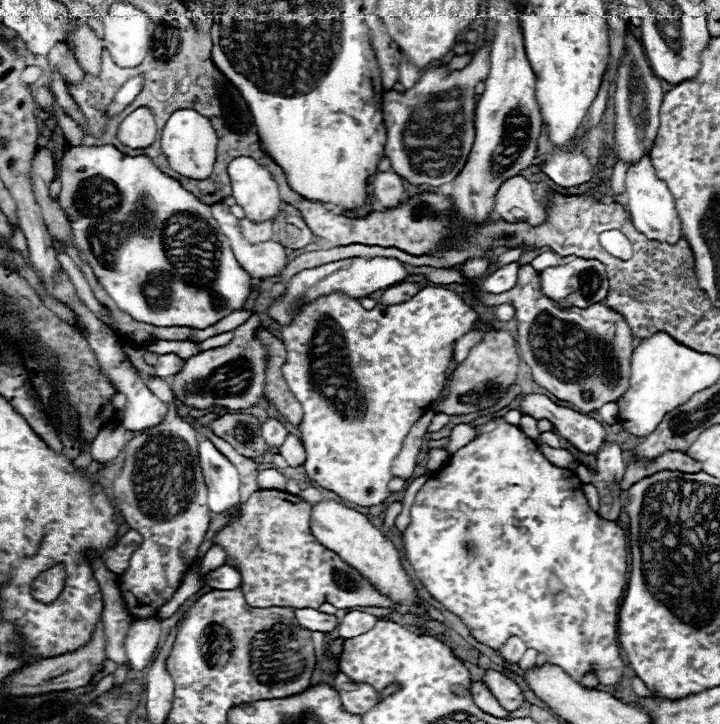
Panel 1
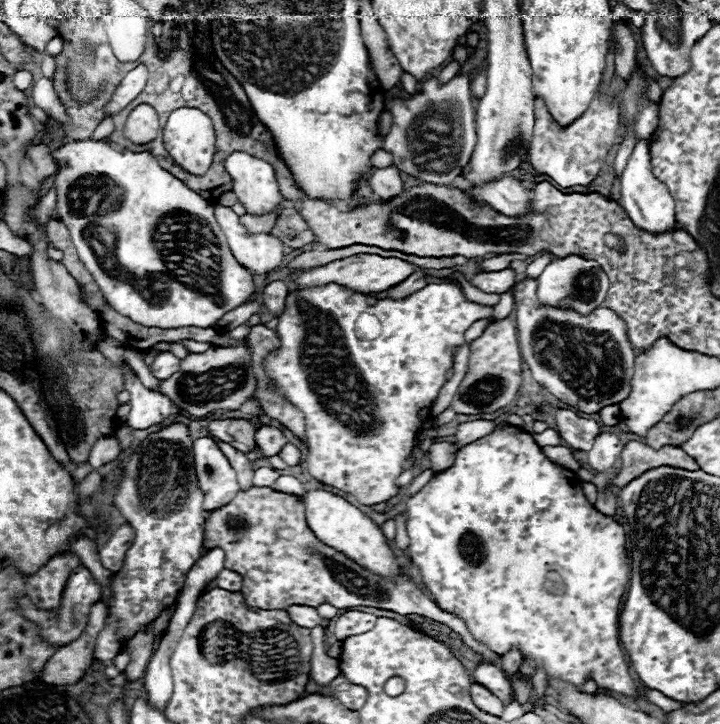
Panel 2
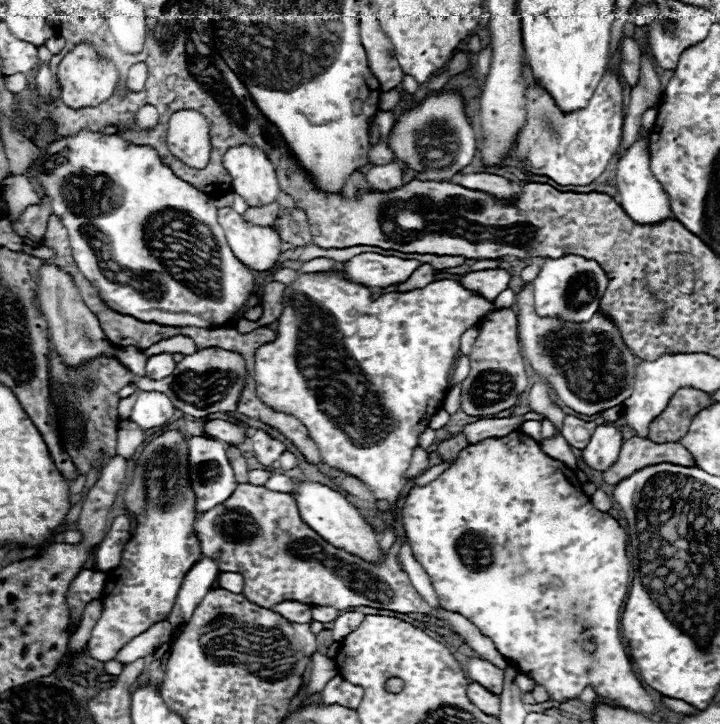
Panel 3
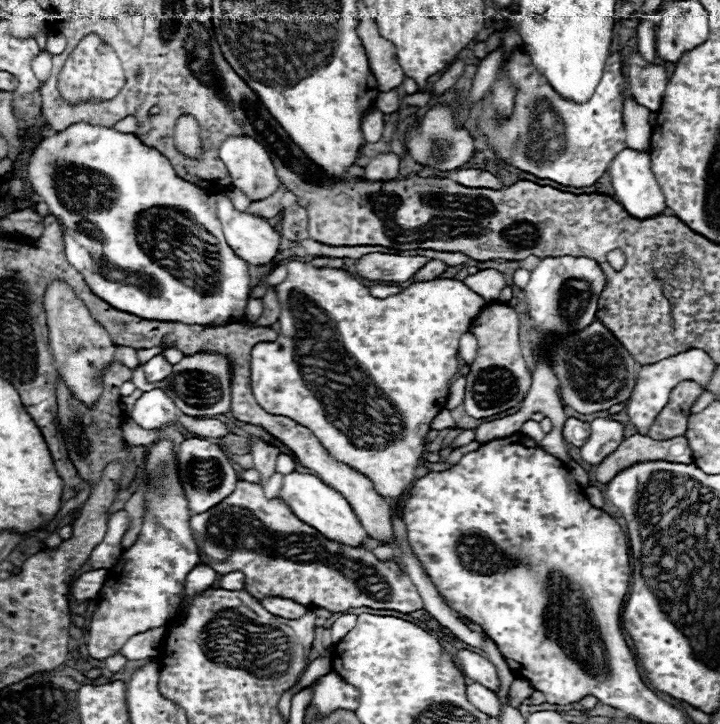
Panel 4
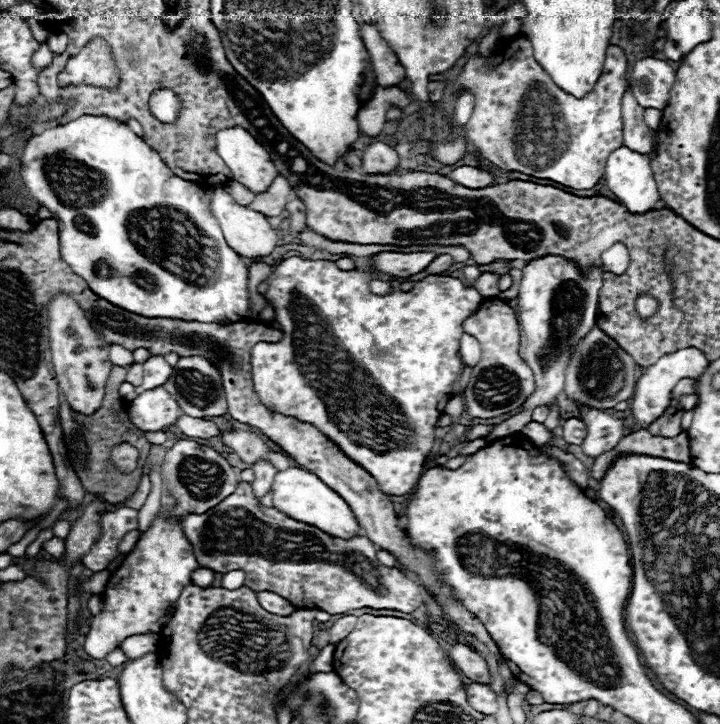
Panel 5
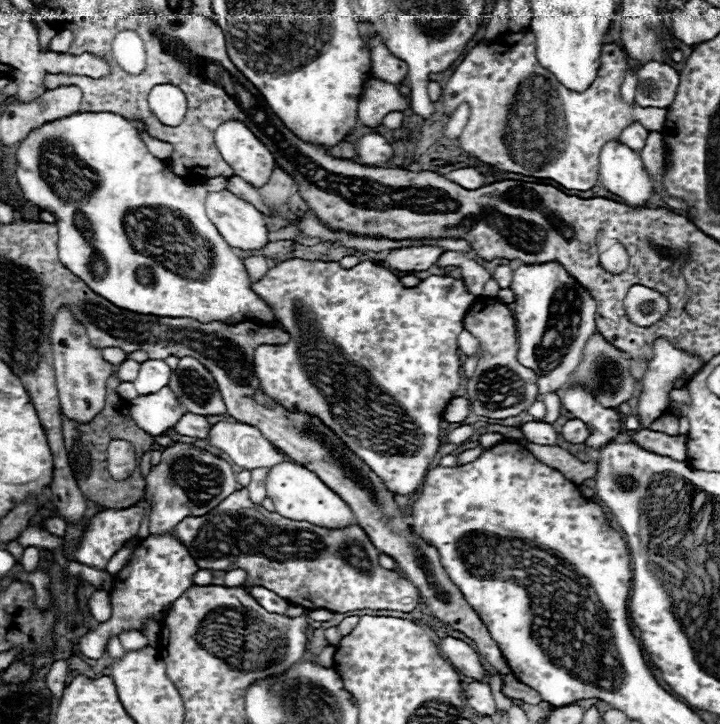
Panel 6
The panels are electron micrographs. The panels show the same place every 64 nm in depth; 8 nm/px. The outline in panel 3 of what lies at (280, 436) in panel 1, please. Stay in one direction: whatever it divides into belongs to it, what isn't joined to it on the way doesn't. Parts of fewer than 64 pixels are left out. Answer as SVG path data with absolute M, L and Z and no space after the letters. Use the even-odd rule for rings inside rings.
M256 430L252 434L252 442L254 442L254 452L258 462L264 466L264 470L272 470L272 464L278 460L278 456L284 452L284 444L280 440L270 438L264 430Z

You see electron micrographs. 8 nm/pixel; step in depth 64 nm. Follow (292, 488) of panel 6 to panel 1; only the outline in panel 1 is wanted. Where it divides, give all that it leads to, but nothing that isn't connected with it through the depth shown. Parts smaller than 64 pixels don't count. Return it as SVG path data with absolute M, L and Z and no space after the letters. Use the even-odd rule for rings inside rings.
M324 498L318 504L312 504L310 528L322 546L330 548L332 552L338 552L338 556L342 556L342 560L346 564L354 566L360 574L364 574L372 584L376 584L376 588L382 594L392 596L396 602L400 602L404 614L416 612L416 610L412 610L414 586L412 586L410 578L406 576L406 572L400 564L398 550L364 514L356 512L354 508L344 506L342 502Z

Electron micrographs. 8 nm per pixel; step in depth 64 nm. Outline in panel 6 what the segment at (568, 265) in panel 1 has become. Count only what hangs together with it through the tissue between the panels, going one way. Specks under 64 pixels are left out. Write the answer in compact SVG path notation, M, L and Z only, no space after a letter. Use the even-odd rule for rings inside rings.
M546 262L546 264L530 264L530 266L520 266L512 274L512 284L510 288L514 290L514 320L518 324L518 362L526 368L532 368L538 376L538 398L542 398L546 392L556 392L558 388L564 386L568 376L574 372L582 358L582 350L586 342L590 340L592 334L596 334L596 302L594 298L564 270L562 264L558 262Z

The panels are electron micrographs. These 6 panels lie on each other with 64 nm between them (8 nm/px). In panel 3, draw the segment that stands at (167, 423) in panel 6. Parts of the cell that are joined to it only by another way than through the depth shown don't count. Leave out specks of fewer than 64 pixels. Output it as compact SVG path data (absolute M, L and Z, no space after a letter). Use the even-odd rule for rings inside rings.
M140 392L138 400L132 408L130 420L136 422L140 428L148 430L148 428L156 428L156 426L170 422L172 416L174 416L174 406L166 394Z

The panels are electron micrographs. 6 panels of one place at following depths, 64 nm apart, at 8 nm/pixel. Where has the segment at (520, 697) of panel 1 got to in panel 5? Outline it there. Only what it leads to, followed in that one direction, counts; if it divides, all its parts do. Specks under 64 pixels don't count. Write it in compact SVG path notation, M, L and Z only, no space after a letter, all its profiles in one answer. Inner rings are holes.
M454 644L450 650L450 656L454 660L454 666L460 670L460 674L464 674L466 678L480 682L480 684L488 684L490 682L490 672L488 672L488 664L484 662L482 656L476 654L476 650L472 650L466 644Z

